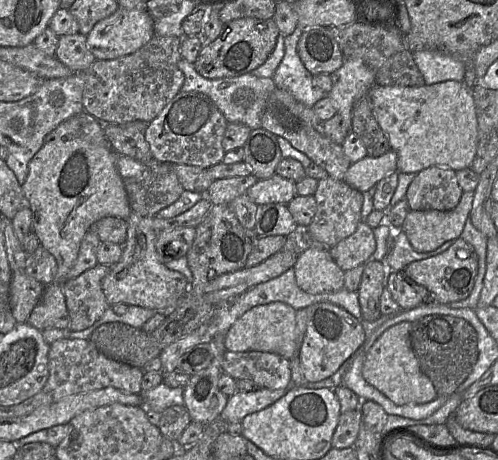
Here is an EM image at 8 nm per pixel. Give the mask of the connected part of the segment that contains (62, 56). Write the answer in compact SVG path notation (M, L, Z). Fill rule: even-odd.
M80 33L59 36L55 57L73 72L86 71L96 60Z

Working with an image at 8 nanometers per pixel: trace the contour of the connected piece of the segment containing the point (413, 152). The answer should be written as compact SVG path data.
M448 80L423 86L384 86L375 84L368 91L373 115L397 153L397 171L416 174L431 166L458 171L470 168L476 155L478 125L472 88L464 82Z

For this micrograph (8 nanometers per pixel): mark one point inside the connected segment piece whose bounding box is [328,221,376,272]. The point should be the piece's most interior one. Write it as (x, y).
(358, 248)

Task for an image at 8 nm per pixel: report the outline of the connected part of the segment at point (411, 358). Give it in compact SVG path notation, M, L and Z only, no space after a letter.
M401 322L386 330L368 350L362 367L362 376L365 381L398 406L425 404L438 396L431 380L421 371L419 362L411 348L410 328L410 322Z

